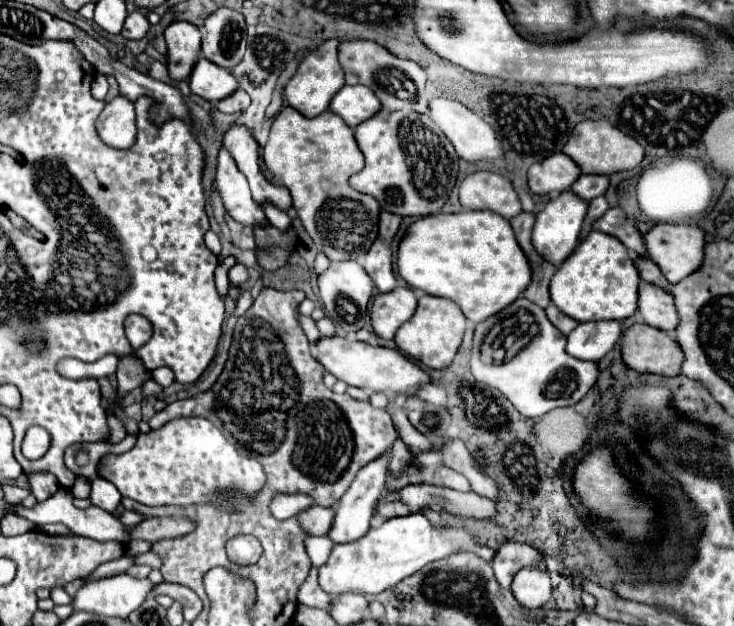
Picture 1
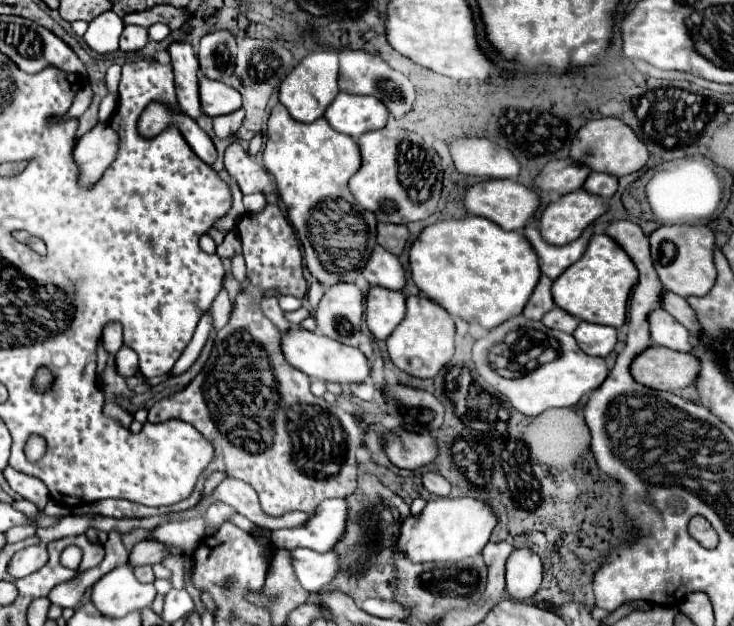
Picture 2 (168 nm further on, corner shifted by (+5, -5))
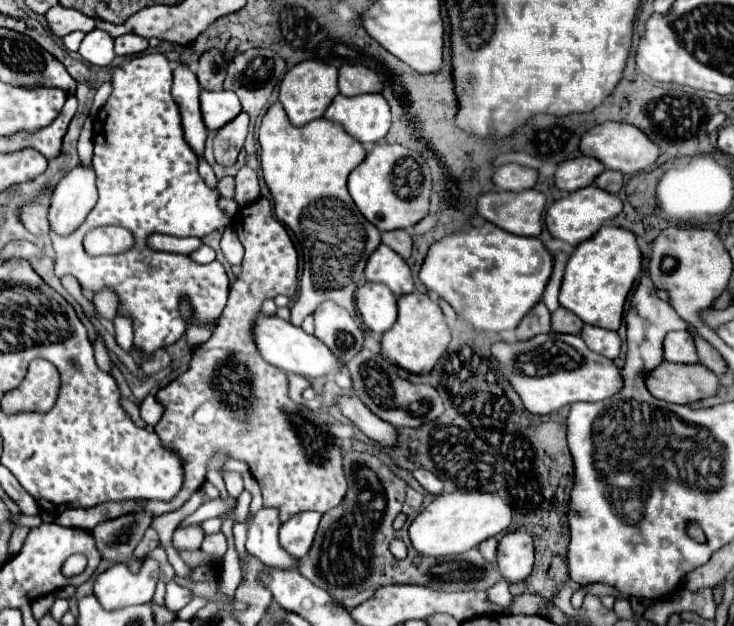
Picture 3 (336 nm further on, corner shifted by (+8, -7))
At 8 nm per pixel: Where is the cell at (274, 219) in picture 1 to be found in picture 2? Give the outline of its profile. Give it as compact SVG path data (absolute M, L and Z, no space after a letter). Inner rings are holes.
M253 193L253 195L245 195L243 197L243 205L245 205L245 209L247 211L251 211L251 213L257 213L257 211L261 211L263 207L265 207L265 195L263 193Z

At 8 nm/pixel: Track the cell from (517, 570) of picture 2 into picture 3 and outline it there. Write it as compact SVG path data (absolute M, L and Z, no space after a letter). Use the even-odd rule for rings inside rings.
M514 531L510 535L504 535L504 539L498 543L498 557L496 557L498 569L502 577L516 585L522 583L534 567L534 547L532 537L526 535L526 531Z

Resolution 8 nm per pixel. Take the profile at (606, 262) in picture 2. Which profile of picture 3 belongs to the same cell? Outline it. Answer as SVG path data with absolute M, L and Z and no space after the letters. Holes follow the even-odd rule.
M600 227L596 235L580 243L570 255L560 287L560 305L588 325L618 331L626 295L640 273L640 261L642 255L634 233L620 227Z

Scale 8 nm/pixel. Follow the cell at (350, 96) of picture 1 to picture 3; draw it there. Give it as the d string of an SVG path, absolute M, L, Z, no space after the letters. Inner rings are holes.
M380 93L356 97L336 95L324 117L328 121L340 123L344 131L364 145L382 141L390 129L388 103Z

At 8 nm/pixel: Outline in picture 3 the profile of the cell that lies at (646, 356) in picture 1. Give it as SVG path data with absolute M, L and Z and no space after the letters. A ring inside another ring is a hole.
M660 363L660 367L646 375L648 391L668 403L690 403L696 399L710 397L718 391L718 377L704 365L680 365Z

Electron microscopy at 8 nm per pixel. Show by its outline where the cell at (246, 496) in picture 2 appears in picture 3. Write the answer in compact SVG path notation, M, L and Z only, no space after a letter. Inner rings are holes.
M225 472L223 474L223 479L229 495L232 495L234 499L238 499L238 497L240 497L240 493L244 491L242 477L240 477L240 475L238 475L236 472Z

